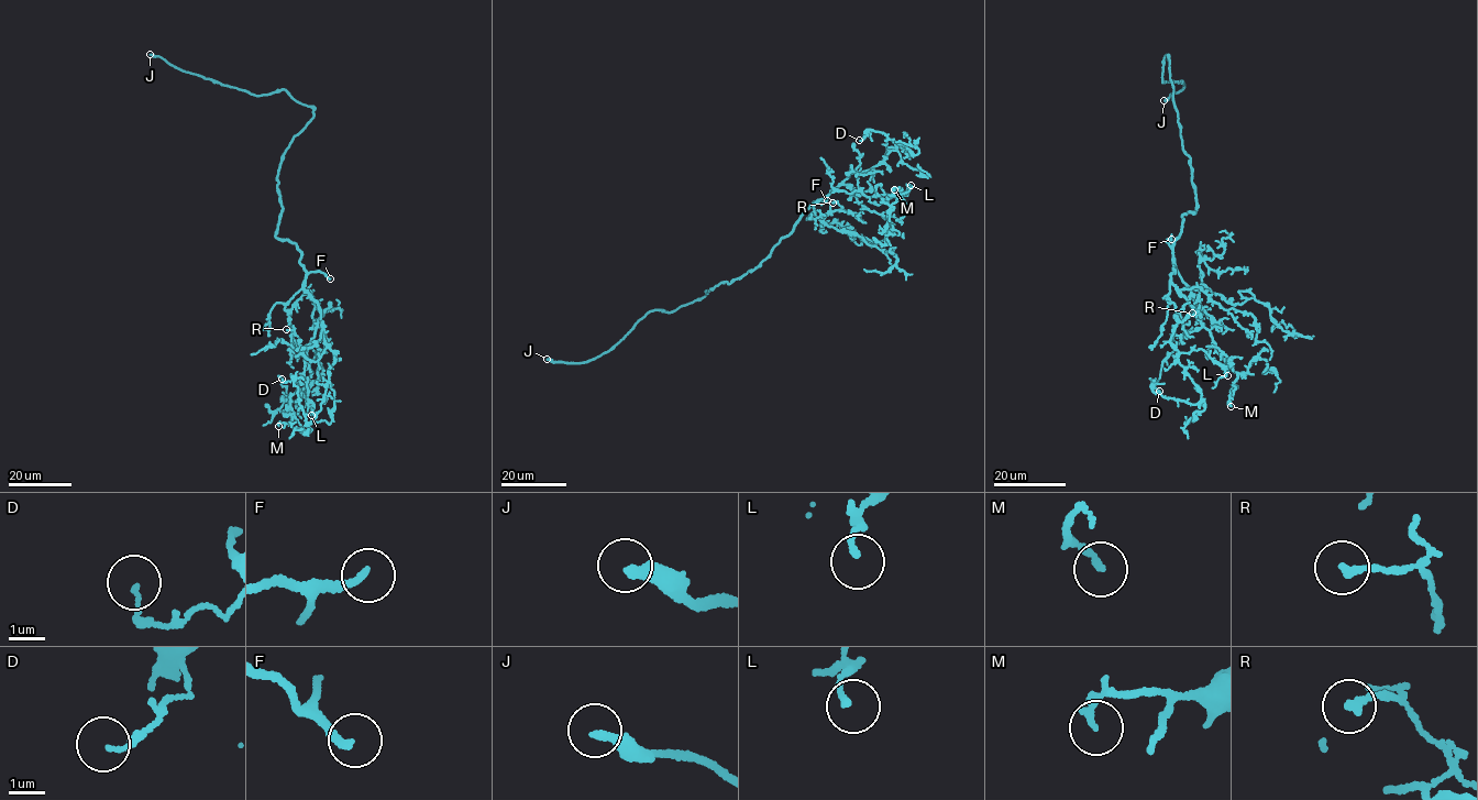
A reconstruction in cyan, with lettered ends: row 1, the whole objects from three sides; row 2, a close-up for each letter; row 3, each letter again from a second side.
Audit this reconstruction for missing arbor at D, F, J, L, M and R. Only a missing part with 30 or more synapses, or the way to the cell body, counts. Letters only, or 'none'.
F, J

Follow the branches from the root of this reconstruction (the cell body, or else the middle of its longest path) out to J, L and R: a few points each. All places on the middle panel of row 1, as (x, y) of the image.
J: (760, 264), (676, 309), (666, 313), (653, 309), (617, 344), (594, 359), (577, 363), (547, 359)
L: (760, 264), (773, 247), (794, 229), (800, 217), (841, 183), (869, 197), (888, 194), (899, 197), (911, 185)
R: (760, 264), (813, 205), (814, 216), (820, 219), (841, 208), (837, 201), (833, 203)

